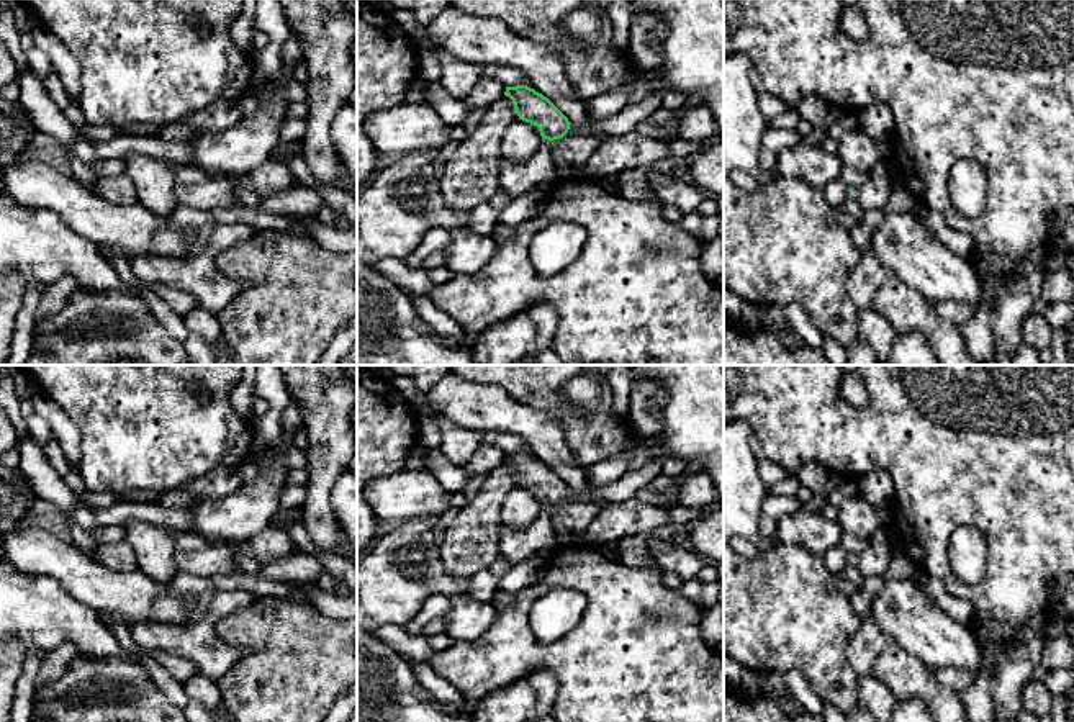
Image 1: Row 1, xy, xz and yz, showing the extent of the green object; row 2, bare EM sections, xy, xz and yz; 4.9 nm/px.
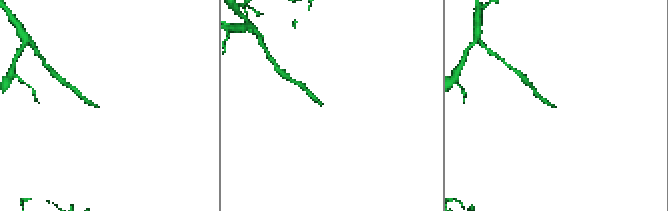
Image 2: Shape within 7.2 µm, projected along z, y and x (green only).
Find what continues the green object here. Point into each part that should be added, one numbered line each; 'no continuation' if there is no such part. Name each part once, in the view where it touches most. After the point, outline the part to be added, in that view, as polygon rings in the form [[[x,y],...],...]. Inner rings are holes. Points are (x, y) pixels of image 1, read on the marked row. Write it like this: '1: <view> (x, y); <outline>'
1: xz (570, 151); [[[566,133],[563,138],[555,141],[542,141],[542,144],[550,147],[555,167],[562,169],[584,167],[601,142],[602,141],[596,136],[575,136],[571,133]]]

